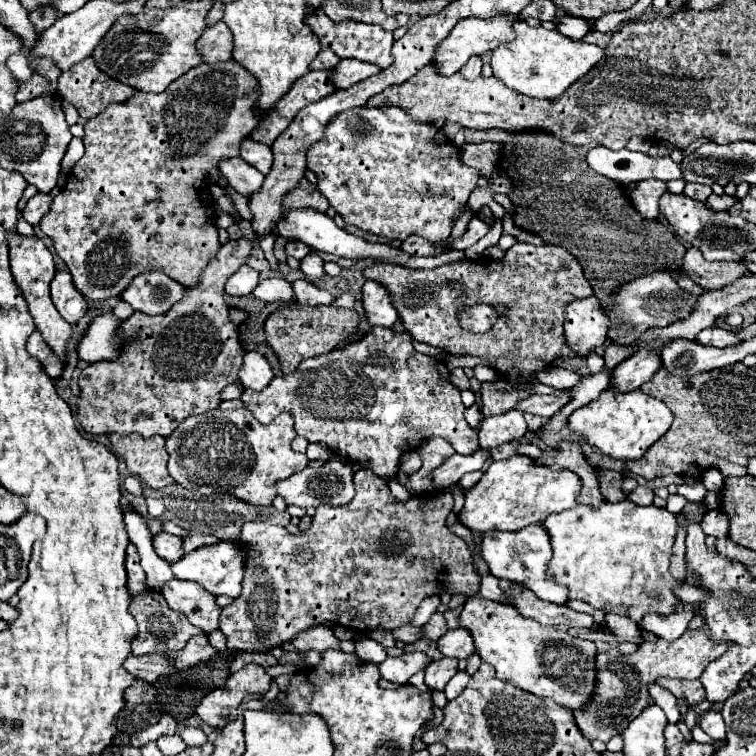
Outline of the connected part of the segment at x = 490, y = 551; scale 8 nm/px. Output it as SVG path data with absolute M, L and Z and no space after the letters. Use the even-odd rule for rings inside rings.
M542 523L528 525L528 527L524 527L516 533L488 531L482 537L482 557L484 557L488 569L494 577L520 583L526 589L530 589L542 601L550 601L550 603L556 603L556 605L568 603L568 589L560 587L556 581L552 581L552 577L546 575L548 563L552 559L552 549L550 549L548 531Z

